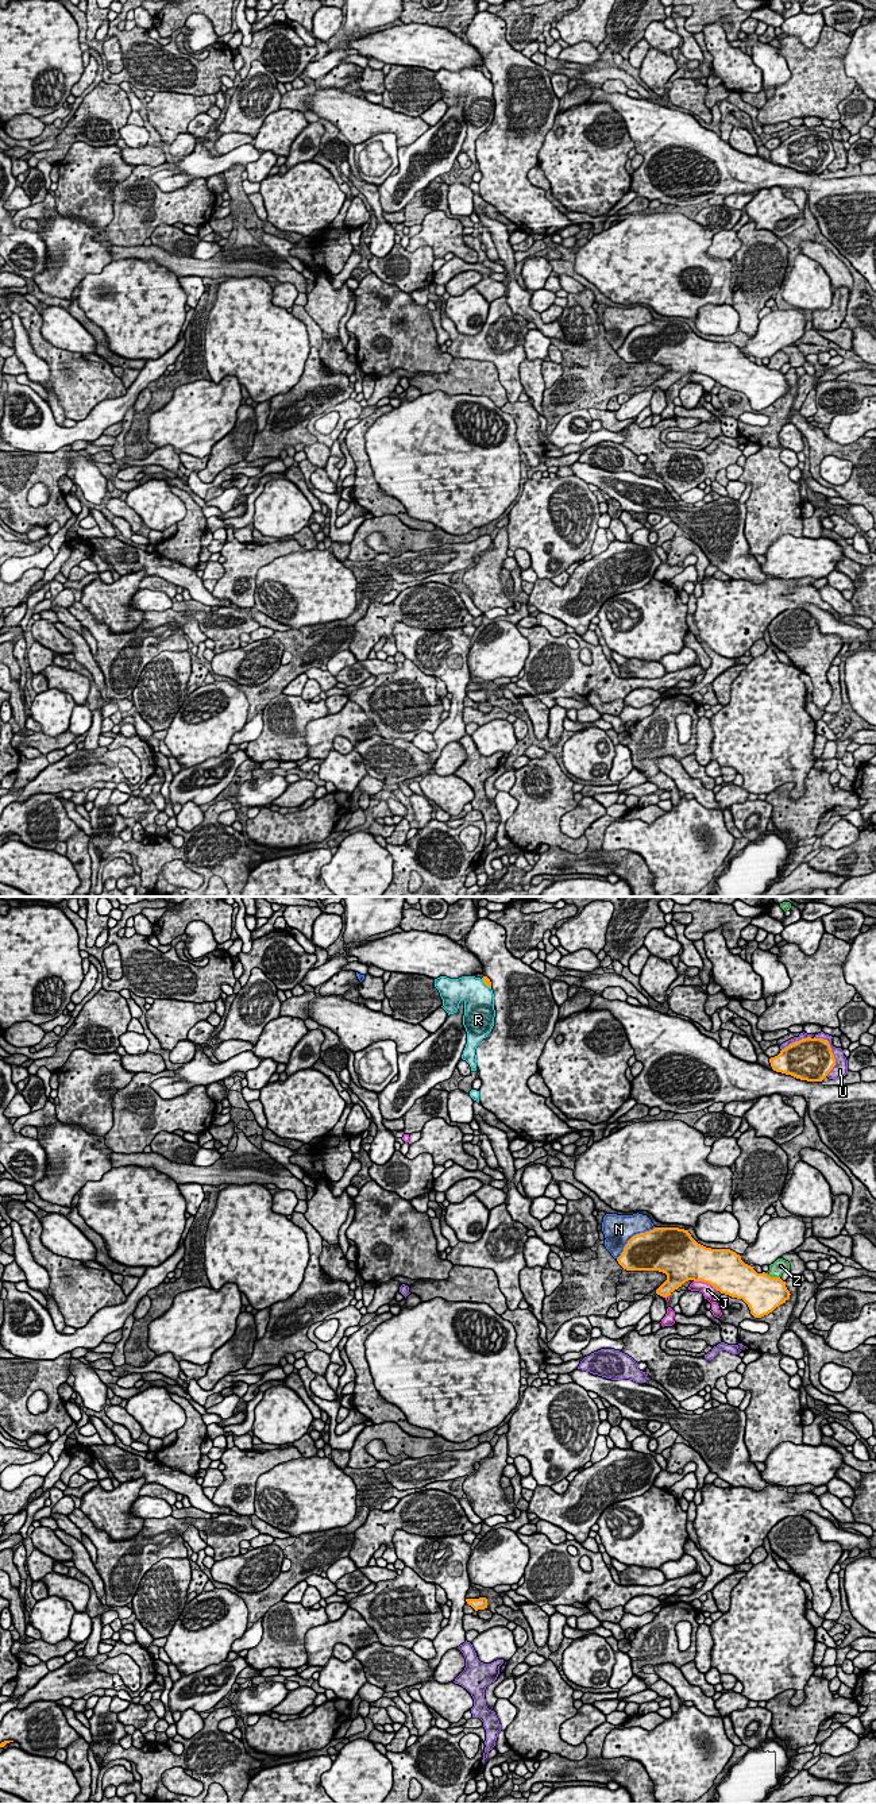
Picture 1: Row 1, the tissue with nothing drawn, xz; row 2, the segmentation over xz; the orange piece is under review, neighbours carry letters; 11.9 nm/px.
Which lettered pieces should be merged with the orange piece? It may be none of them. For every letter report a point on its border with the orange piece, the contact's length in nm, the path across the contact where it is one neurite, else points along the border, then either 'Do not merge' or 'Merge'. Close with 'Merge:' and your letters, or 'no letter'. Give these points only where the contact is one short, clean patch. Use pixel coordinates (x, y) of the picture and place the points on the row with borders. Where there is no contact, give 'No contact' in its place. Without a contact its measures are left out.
J: Touches orange at xz (706, 1282). Shared border 320 nm. Do not merge
N: Touches orange at xz (632, 1237). Shared border 600 nm. Do not merge
R: Touches orange at xz (485, 983). Shared border 160 nm. Do not merge
U: Touches orange at xz (832, 1052). Shared border 500 nm. Do not merge
Z: Touches orange at xz (772, 1278). Shared border 180 nm. Do not merge
Merge: no letter

